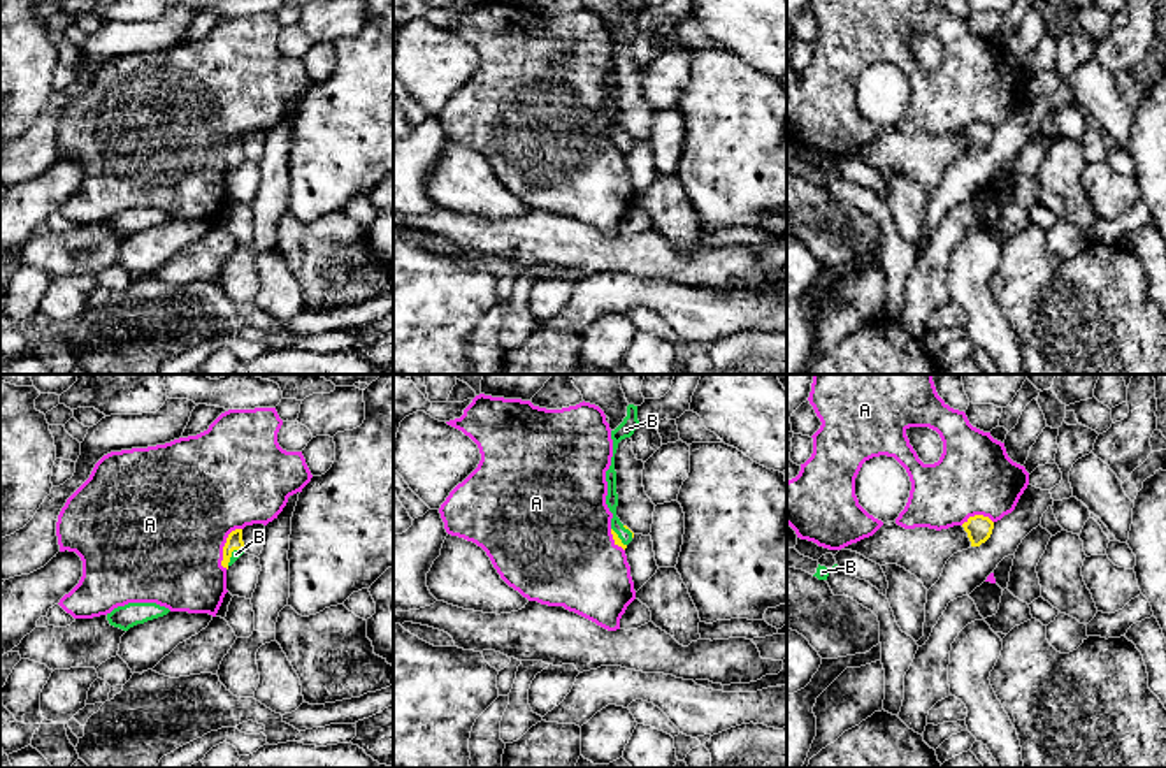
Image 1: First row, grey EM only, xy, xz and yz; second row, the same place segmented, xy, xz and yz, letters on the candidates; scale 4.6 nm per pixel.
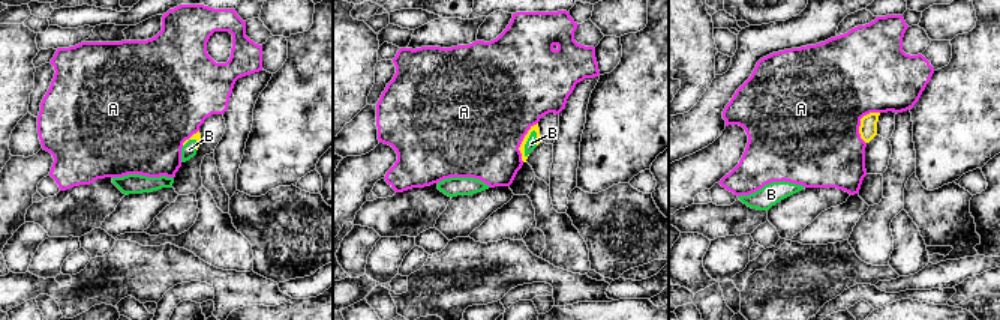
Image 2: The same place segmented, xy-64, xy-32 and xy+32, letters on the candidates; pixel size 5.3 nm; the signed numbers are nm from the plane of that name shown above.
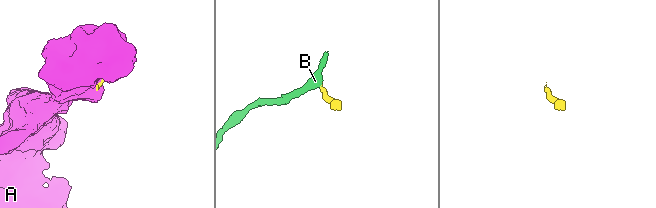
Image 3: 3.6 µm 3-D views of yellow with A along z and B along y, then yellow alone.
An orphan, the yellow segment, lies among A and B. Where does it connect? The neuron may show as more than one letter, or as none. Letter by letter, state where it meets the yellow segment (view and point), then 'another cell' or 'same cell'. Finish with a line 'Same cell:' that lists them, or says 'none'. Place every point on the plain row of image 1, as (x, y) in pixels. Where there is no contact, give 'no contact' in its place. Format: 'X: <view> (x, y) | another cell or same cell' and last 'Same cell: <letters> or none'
A: xy (225, 152) | another cell
B: xy (230, 160) | same cell
Same cell: B

